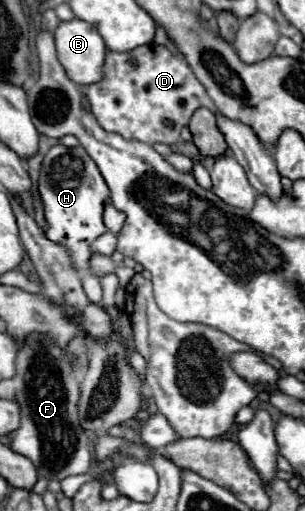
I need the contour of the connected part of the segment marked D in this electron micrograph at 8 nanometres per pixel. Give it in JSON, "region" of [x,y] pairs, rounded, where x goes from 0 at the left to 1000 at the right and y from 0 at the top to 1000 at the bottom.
{"region":[[[508,84],[502,92],[469,88],[416,104],[351,100],[344,155],[285,170],[292,217],[344,256],[384,260],[416,276],[574,284],[593,272],[600,249],[620,245],[626,225],[666,205],[666,190],[679,186],[659,159],[600,119],[548,92]]]}

